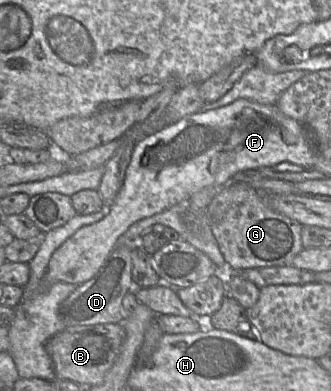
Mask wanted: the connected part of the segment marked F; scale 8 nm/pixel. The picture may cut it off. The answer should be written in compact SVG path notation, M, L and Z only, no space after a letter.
M237 99L221 108L191 114L176 123L169 124L136 143L123 185L110 205L109 213L102 220L81 227L54 251L41 280L40 290L57 282L79 285L91 279L114 250L119 238L139 220L175 205L186 204L194 193L203 188L225 186L231 183L232 177L238 172L258 170L283 162L313 169L315 141L306 126L283 114L276 104L260 104L248 99Z

